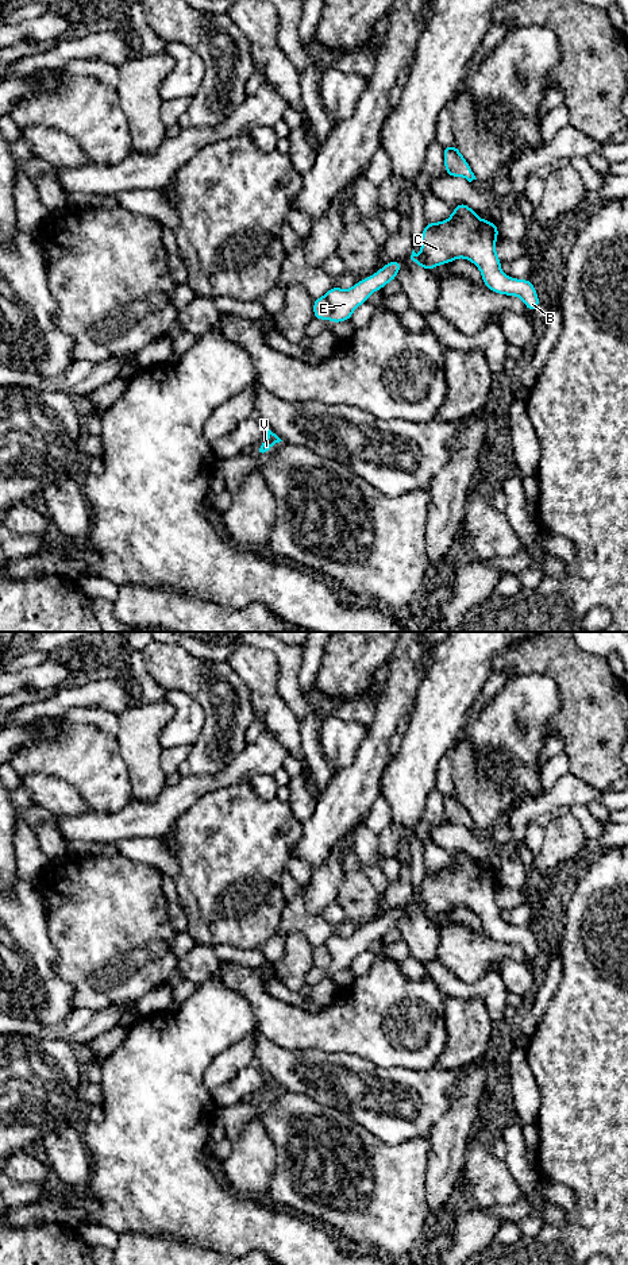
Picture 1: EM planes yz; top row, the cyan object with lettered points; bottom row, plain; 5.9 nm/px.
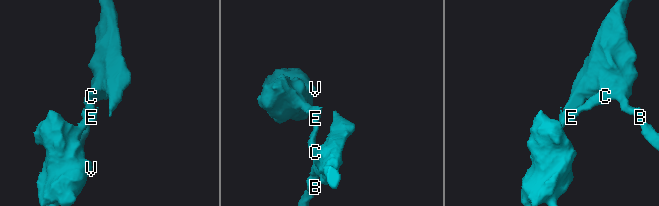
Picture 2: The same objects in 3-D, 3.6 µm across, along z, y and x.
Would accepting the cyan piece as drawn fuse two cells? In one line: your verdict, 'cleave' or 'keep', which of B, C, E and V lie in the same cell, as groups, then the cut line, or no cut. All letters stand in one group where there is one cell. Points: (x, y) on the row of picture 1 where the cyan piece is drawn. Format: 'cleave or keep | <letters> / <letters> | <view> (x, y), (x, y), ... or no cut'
cleave | B C E / V | yz (324, 296), (331, 309), (330, 317)

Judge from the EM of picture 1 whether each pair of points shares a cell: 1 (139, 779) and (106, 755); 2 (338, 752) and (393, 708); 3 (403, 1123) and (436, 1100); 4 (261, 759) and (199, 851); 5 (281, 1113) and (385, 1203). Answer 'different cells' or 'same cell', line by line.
1: different cells
2: different cells
3: same cell
4: different cells
5: same cell

